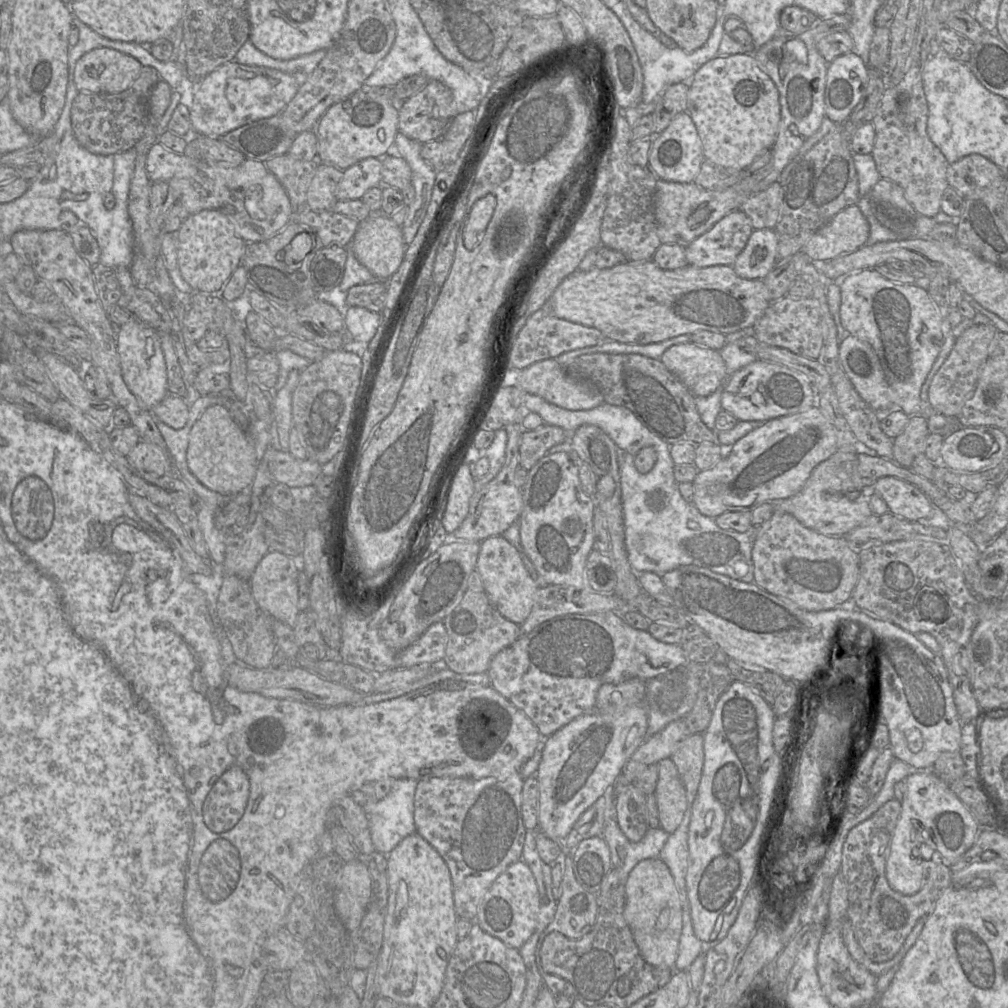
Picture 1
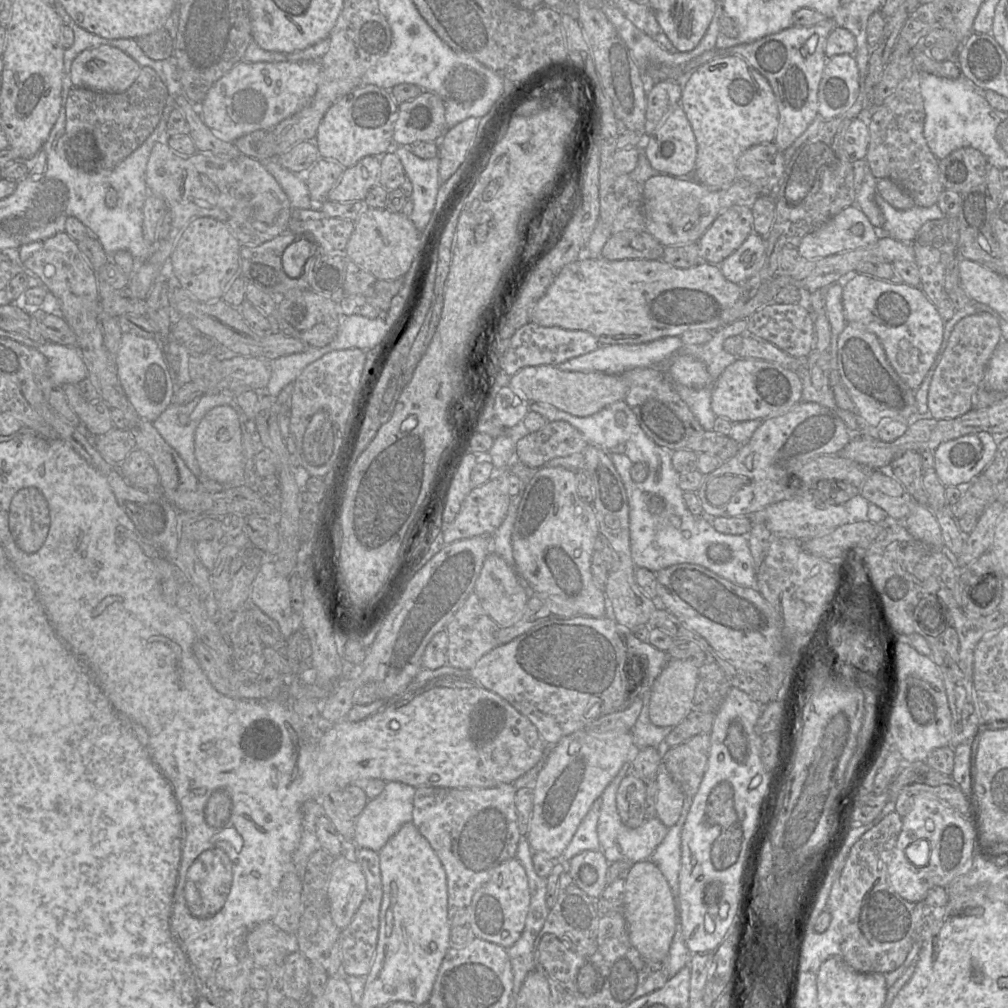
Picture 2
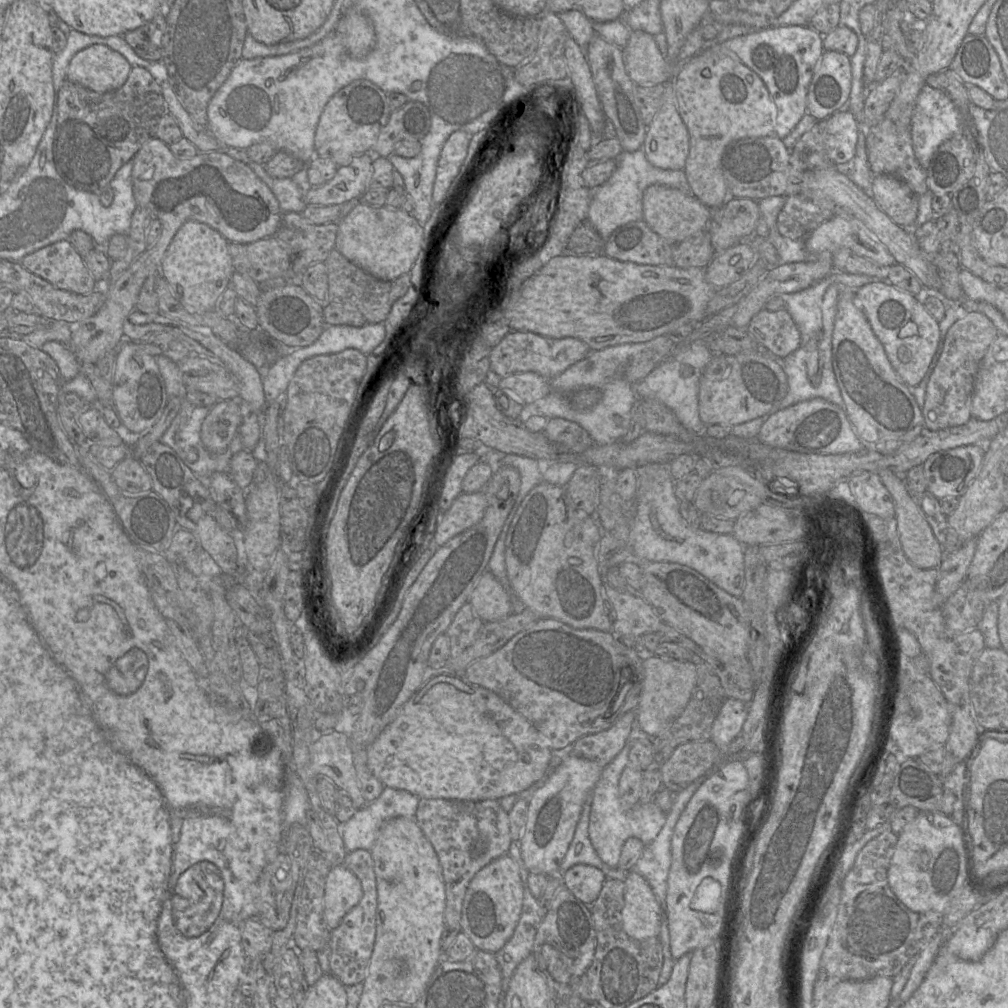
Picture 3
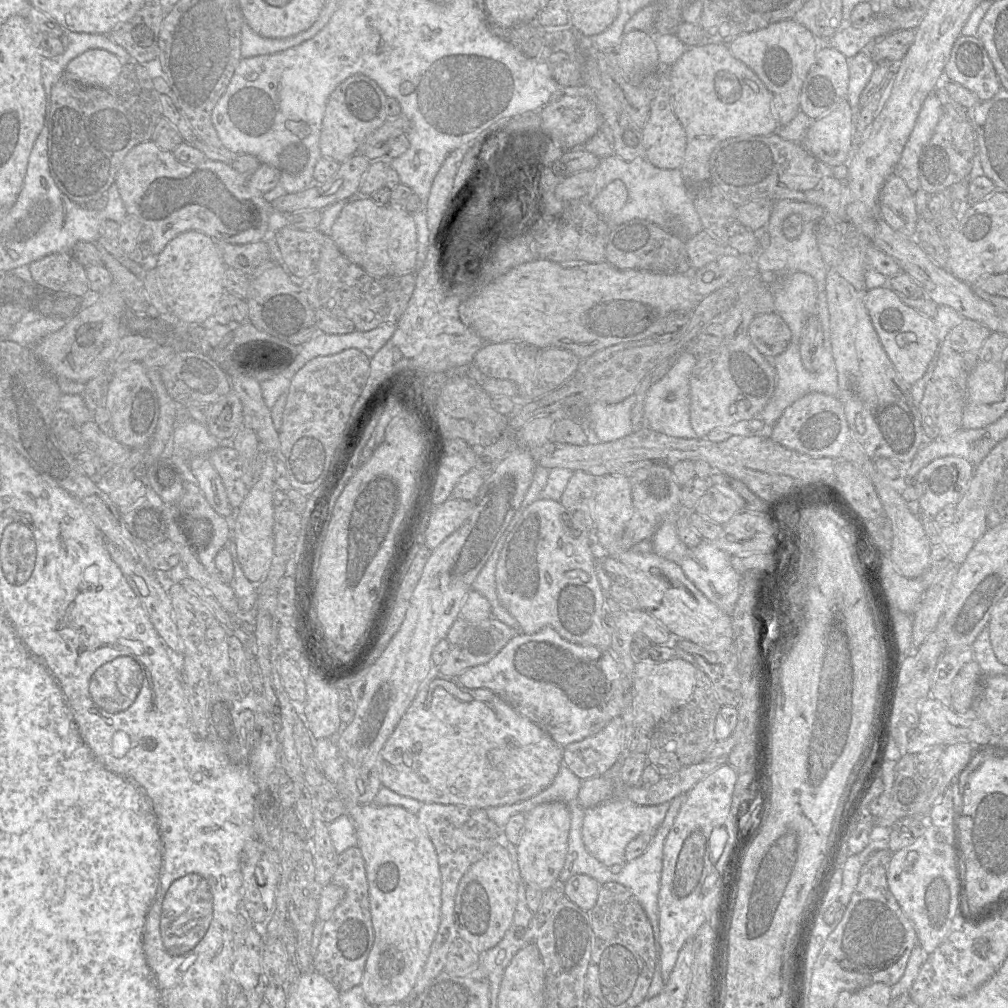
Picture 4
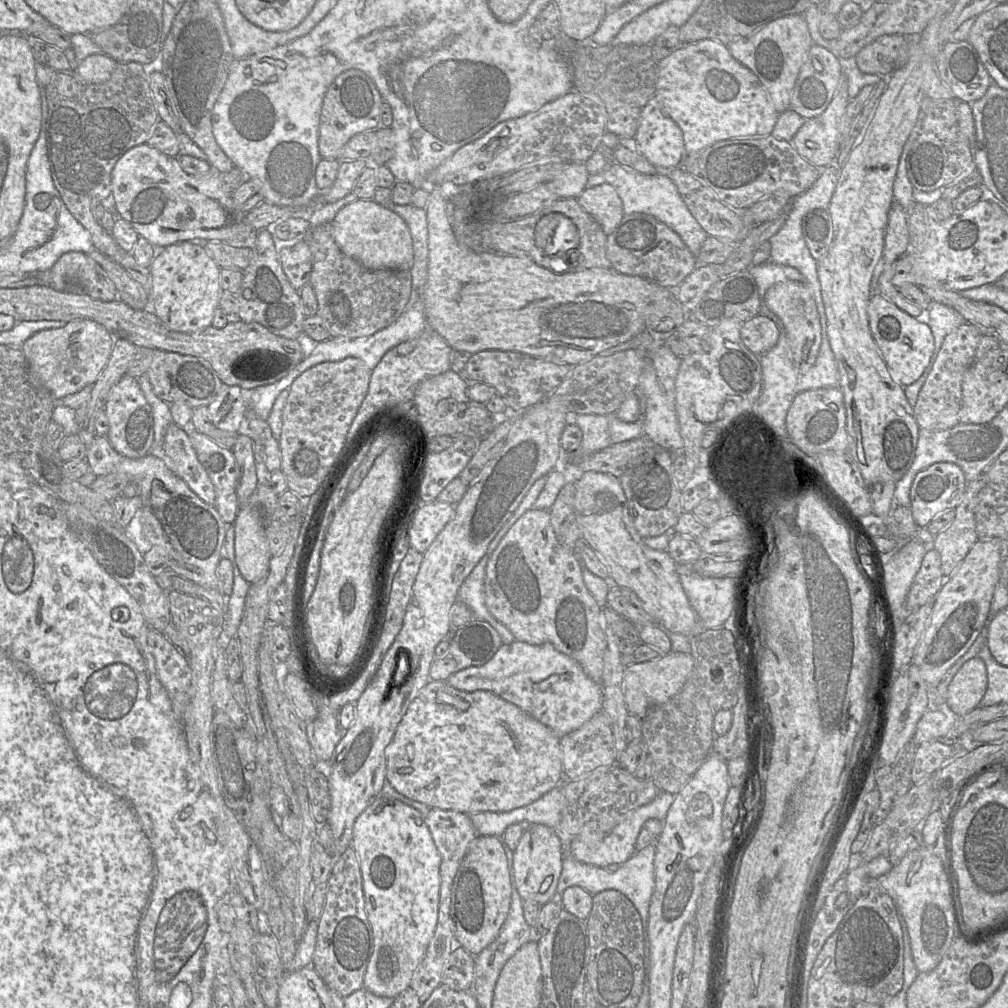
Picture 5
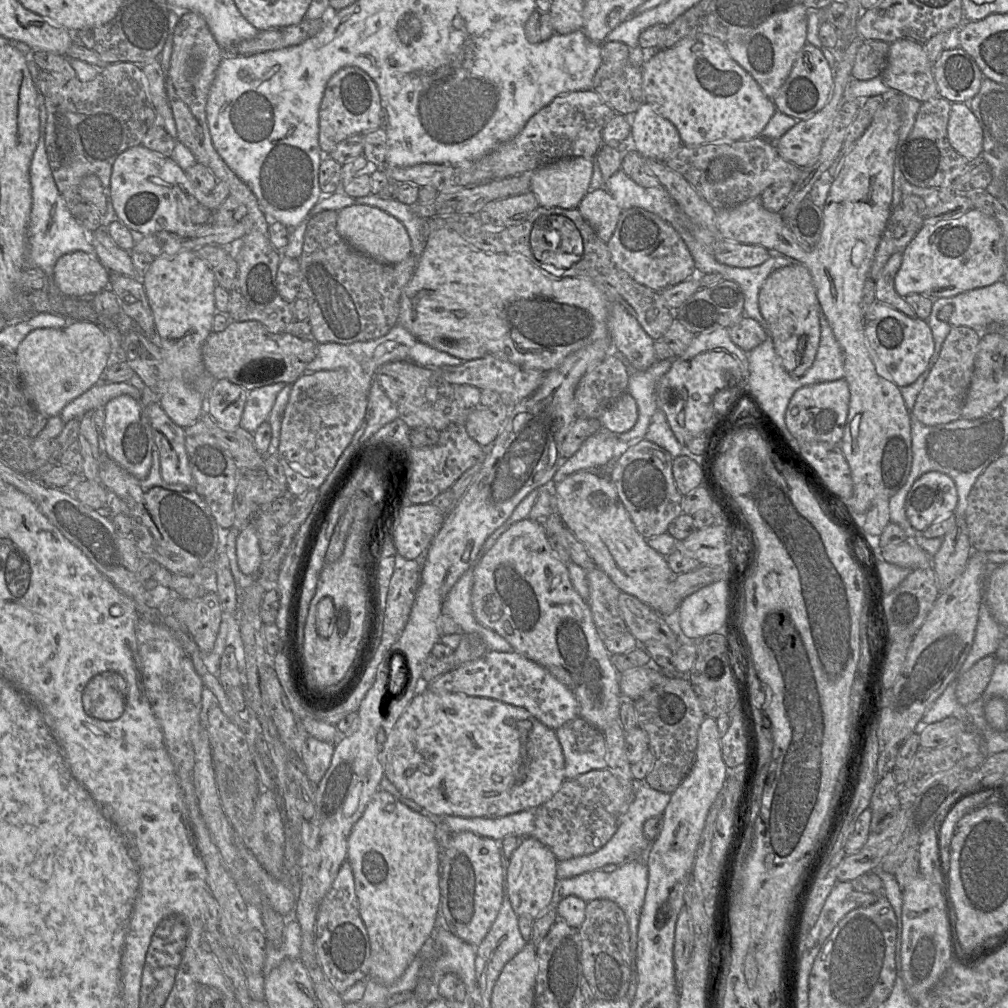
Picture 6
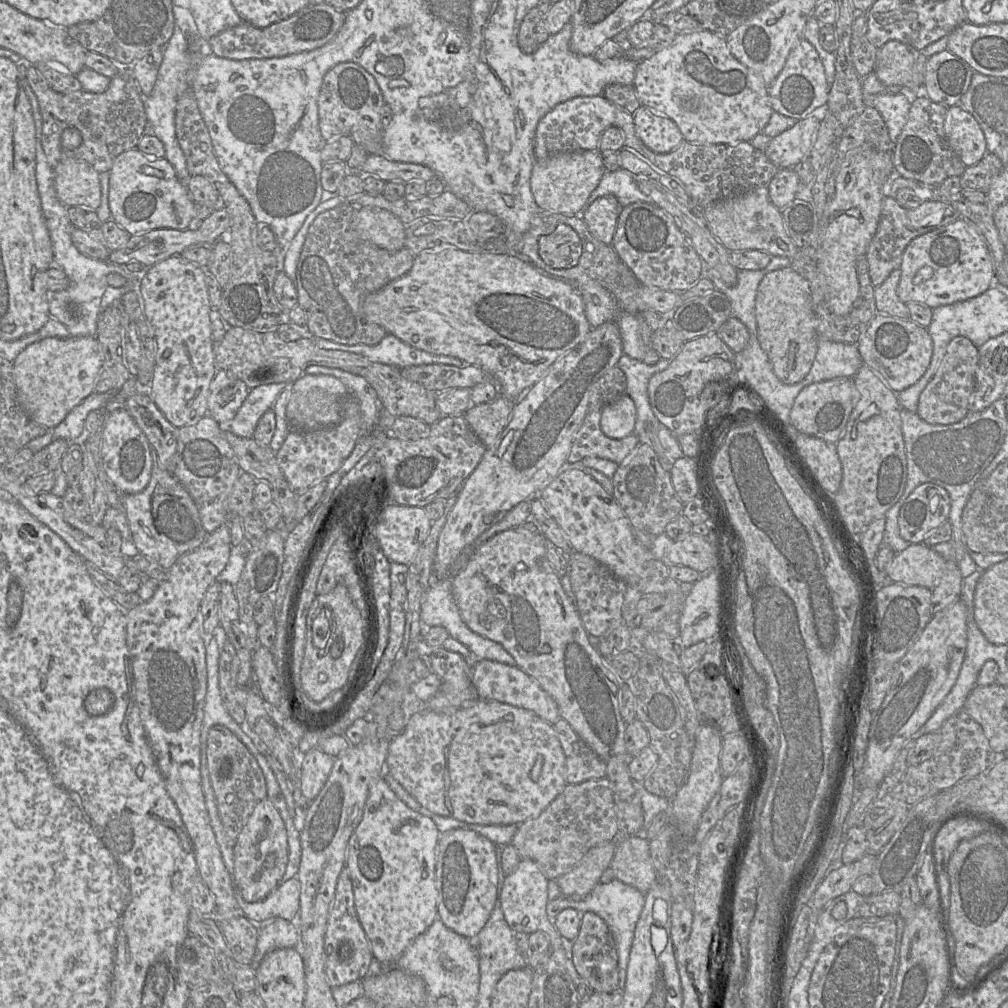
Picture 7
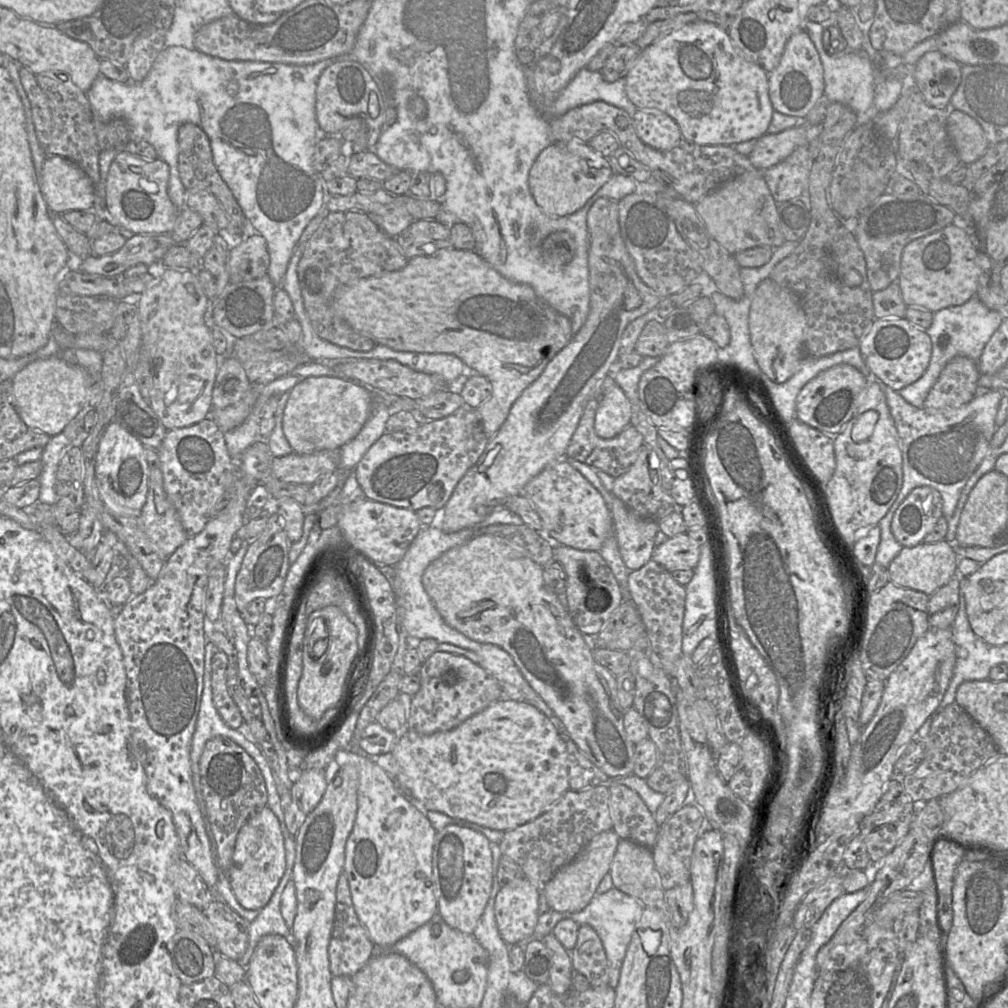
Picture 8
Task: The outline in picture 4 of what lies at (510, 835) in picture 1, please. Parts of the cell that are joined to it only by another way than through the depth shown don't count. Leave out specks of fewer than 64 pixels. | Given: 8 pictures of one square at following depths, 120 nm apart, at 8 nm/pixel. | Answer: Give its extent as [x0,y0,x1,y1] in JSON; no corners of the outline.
[397,803,503,1007]

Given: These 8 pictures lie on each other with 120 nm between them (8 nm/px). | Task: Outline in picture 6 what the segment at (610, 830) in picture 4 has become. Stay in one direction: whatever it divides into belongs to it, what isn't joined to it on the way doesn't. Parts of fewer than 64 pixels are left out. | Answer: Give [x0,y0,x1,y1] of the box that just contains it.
[557,780,671,880]

